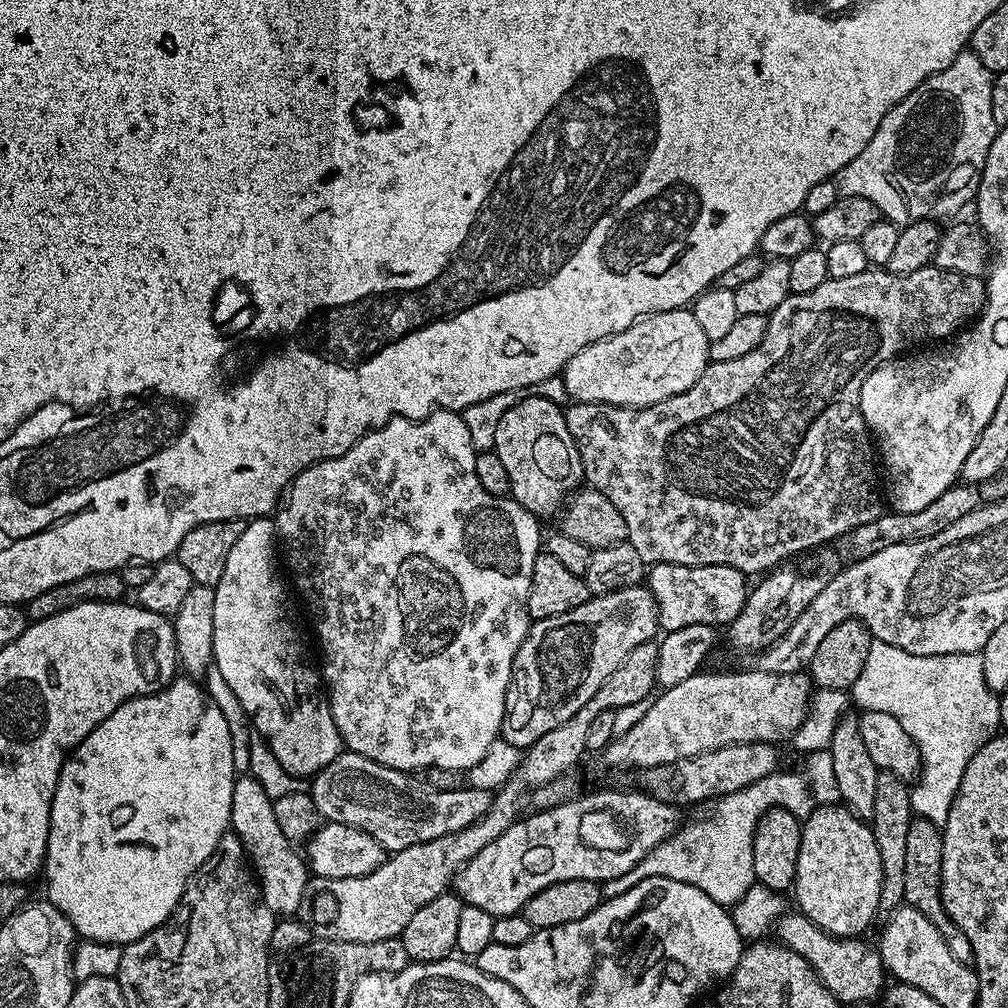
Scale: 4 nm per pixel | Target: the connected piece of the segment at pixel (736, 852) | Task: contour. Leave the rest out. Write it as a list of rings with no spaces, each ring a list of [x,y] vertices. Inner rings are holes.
[[[817,689],[813,693],[806,718],[792,737],[796,749],[802,752],[816,752],[801,762],[793,772],[777,770],[771,776],[762,778],[729,796],[721,796],[711,805],[712,816],[696,820],[693,824],[681,823],[669,840],[663,840],[626,877],[629,885],[636,885],[646,878],[661,876],[674,882],[686,882],[698,886],[714,902],[733,906],[743,898],[754,885],[754,830],[758,822],[771,808],[785,808],[801,818],[808,816],[827,804],[839,801],[838,781],[834,779],[834,758],[827,752],[834,732],[843,719],[849,695],[842,691]]]

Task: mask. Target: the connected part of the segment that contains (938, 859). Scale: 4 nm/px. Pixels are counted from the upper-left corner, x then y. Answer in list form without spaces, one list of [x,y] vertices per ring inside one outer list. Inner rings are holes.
[[[913,819],[912,825],[906,837],[906,890],[904,891],[904,904],[909,908],[918,910],[918,914],[923,914],[930,918],[930,923],[938,934],[942,934],[942,942],[958,958],[958,962],[966,965],[972,964],[974,950],[970,946],[970,938],[954,926],[954,922],[944,913],[942,898],[940,897],[940,887],[942,886],[942,842],[944,841],[943,831],[929,820]]]

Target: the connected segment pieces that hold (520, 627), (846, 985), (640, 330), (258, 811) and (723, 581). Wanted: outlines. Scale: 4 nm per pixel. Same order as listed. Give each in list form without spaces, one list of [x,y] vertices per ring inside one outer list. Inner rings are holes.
[[[437,410],[437,411],[435,411],[435,412],[431,412],[431,413],[430,413],[430,414],[429,414],[429,415],[428,415],[428,416],[426,416],[426,417],[424,417],[424,419],[423,419],[423,420],[408,420],[408,419],[406,419],[406,417],[404,417],[404,416],[393,416],[393,417],[392,417],[392,419],[391,419],[391,420],[389,420],[389,421],[388,421],[388,423],[386,423],[386,424],[383,424],[383,425],[382,425],[382,426],[381,426],[381,427],[380,427],[380,428],[375,428],[375,429],[374,429],[374,430],[373,430],[373,432],[368,432],[368,433],[367,433],[367,434],[365,434],[365,435],[364,435],[364,436],[363,436],[363,438],[361,438],[361,440],[359,440],[359,442],[358,442],[358,443],[356,443],[356,444],[355,444],[355,445],[354,445],[354,446],[350,446],[350,450],[346,450],[346,454],[342,454],[342,455],[341,455],[341,456],[339,456],[339,457],[338,457],[338,458],[330,458],[330,459],[329,459],[329,460],[319,460],[319,462],[317,462],[317,463],[316,463],[316,464],[312,464],[312,465],[311,465],[311,466],[310,466],[310,467],[309,467],[309,468],[307,468],[307,469],[306,469],[306,470],[302,470],[302,471],[301,471],[301,472],[299,472],[299,474],[297,474],[297,476],[296,476],[296,477],[295,477],[295,478],[294,478],[294,479],[292,479],[292,482],[291,482],[291,484],[289,484],[289,485],[288,485],[288,487],[287,487],[287,489],[286,489],[286,495],[285,495],[285,496],[284,496],[284,497],[283,497],[283,500],[282,500],[282,503],[281,503],[281,504],[280,504],[280,505],[279,505],[279,507],[277,507],[277,508],[276,508],[276,509],[275,509],[275,512],[274,512],[274,523],[275,523],[275,525],[276,525],[276,535],[277,535],[277,537],[278,537],[278,540],[279,540],[279,543],[280,543],[280,544],[281,544],[281,545],[282,545],[282,556],[283,556],[283,559],[284,559],[284,556],[285,556],[285,558],[286,558],[286,559],[288,559],[288,572],[289,572],[289,573],[288,573],[288,572],[287,572],[287,575],[288,575],[288,576],[289,576],[289,577],[290,577],[290,580],[291,580],[291,576],[290,576],[290,575],[292,575],[292,580],[293,580],[293,582],[294,582],[294,583],[296,583],[296,588],[297,588],[297,590],[298,590],[298,591],[300,591],[300,596],[301,596],[301,598],[302,598],[302,599],[304,599],[304,600],[305,600],[305,602],[306,602],[306,603],[308,603],[308,612],[309,612],[309,614],[310,614],[310,615],[312,615],[312,616],[313,616],[313,618],[314,618],[314,619],[316,619],[316,640],[317,640],[317,642],[318,642],[318,643],[320,643],[320,656],[321,656],[321,658],[322,658],[322,659],[324,659],[324,668],[323,668],[323,667],[322,667],[322,684],[323,684],[323,687],[324,687],[324,688],[325,688],[325,689],[326,689],[326,699],[327,699],[327,702],[328,702],[328,709],[330,709],[330,711],[332,711],[332,717],[333,717],[333,718],[334,718],[334,726],[335,726],[335,727],[336,727],[336,729],[337,729],[337,730],[338,730],[338,734],[339,734],[339,735],[340,735],[340,739],[341,739],[341,741],[342,741],[342,744],[343,744],[343,747],[344,747],[344,748],[345,748],[345,749],[347,749],[347,751],[349,751],[349,752],[357,752],[357,753],[358,753],[358,754],[362,754],[362,755],[363,755],[363,756],[365,756],[365,757],[366,757],[366,758],[370,758],[370,759],[371,759],[371,760],[373,760],[373,761],[374,761],[374,762],[378,762],[378,763],[379,763],[379,764],[381,764],[381,765],[382,765],[382,766],[386,766],[386,767],[387,767],[387,768],[393,768],[393,769],[394,769],[394,770],[398,770],[398,771],[399,771],[399,772],[403,772],[403,773],[405,773],[405,774],[413,774],[413,773],[412,773],[412,772],[416,772],[416,771],[418,771],[418,770],[419,770],[419,768],[421,768],[421,770],[427,770],[427,769],[430,769],[430,768],[441,768],[441,769],[442,769],[442,770],[454,770],[454,771],[455,771],[455,772],[462,772],[462,773],[467,773],[467,770],[468,770],[468,768],[469,768],[469,767],[470,767],[470,766],[478,766],[478,762],[482,762],[482,758],[486,758],[486,750],[490,750],[490,746],[491,746],[491,745],[492,745],[492,744],[493,744],[493,742],[495,742],[495,740],[496,740],[496,739],[498,739],[498,737],[499,737],[499,736],[500,736],[500,727],[501,727],[501,726],[502,726],[502,722],[503,722],[503,721],[504,721],[504,711],[505,711],[505,710],[506,710],[506,694],[507,694],[507,693],[508,693],[508,687],[509,687],[509,686],[510,686],[510,682],[511,682],[511,681],[512,681],[512,667],[513,667],[513,666],[514,666],[514,658],[515,658],[515,657],[516,657],[516,655],[517,655],[517,654],[518,654],[518,646],[522,646],[522,642],[523,642],[523,641],[524,641],[524,639],[525,639],[525,638],[526,638],[526,634],[527,634],[527,633],[528,633],[528,629],[529,629],[529,627],[530,627],[530,617],[529,617],[529,614],[528,614],[528,599],[529,599],[529,598],[530,598],[530,578],[531,578],[531,577],[532,577],[532,575],[533,575],[533,574],[534,574],[534,562],[535,562],[535,561],[536,561],[536,559],[538,559],[538,558],[539,558],[539,556],[540,556],[540,553],[541,553],[541,551],[542,551],[542,536],[541,536],[541,540],[540,540],[540,524],[541,524],[541,521],[540,521],[540,520],[539,520],[539,519],[537,519],[537,517],[535,517],[535,516],[533,516],[533,515],[532,515],[532,513],[531,513],[531,512],[527,512],[527,510],[526,510],[526,509],[525,509],[525,508],[524,508],[524,507],[523,507],[523,506],[521,506],[521,504],[519,504],[519,502],[518,502],[518,501],[516,501],[516,500],[513,500],[513,499],[511,499],[511,498],[509,498],[509,497],[508,497],[508,496],[495,496],[495,495],[494,495],[494,494],[490,494],[490,493],[489,493],[489,492],[487,492],[487,491],[486,491],[486,490],[482,490],[482,482],[478,482],[478,474],[474,474],[474,462],[475,462],[475,461],[476,461],[476,453],[477,453],[477,451],[476,451],[476,449],[475,449],[475,448],[473,448],[473,447],[472,447],[472,443],[471,443],[471,442],[470,442],[470,433],[469,433],[469,432],[468,432],[468,431],[466,431],[466,422],[465,422],[465,421],[464,421],[464,418],[463,418],[463,415],[461,415],[461,413],[460,413],[460,412],[459,412],[459,411],[456,411],[456,410]],[[446,460],[448,460],[448,462],[450,462],[450,464],[452,464],[452,468],[446,468],[446,466],[444,466],[444,464],[446,464]],[[422,474],[424,474],[424,476],[426,476],[426,478],[424,478],[424,480],[430,480],[430,474],[442,474],[442,478],[444,478],[444,480],[448,480],[448,474],[450,474],[450,476],[454,476],[454,474],[456,474],[456,476],[462,476],[462,478],[460,478],[460,480],[462,480],[462,482],[466,482],[466,484],[460,484],[460,480],[458,480],[458,482],[444,482],[444,484],[446,484],[446,486],[444,486],[444,488],[454,488],[454,486],[468,486],[468,484],[470,484],[470,482],[472,482],[472,494],[460,494],[460,496],[466,496],[466,500],[464,500],[464,498],[462,498],[462,500],[460,500],[460,498],[456,498],[456,496],[458,496],[458,494],[436,494],[436,490],[434,490],[434,488],[436,488],[436,484],[420,484],[420,482],[422,482],[422,478],[420,478],[420,476],[422,476]],[[400,482],[412,482],[412,486],[414,486],[414,482],[418,482],[418,486],[426,486],[426,488],[430,488],[430,496],[436,496],[436,502],[434,502],[434,506],[432,506],[432,502],[430,502],[430,504],[428,504],[428,502],[416,502],[416,508],[418,508],[418,510],[416,510],[416,508],[412,508],[412,510],[414,510],[414,512],[412,512],[412,514],[408,514],[408,520],[406,520],[406,522],[404,522],[404,514],[402,514],[402,508],[400,508]]]
[[[785,914],[780,917],[775,925],[774,932],[780,936],[779,943],[784,944],[794,954],[798,954],[806,960],[808,965],[818,974],[818,978],[840,999],[841,1005],[864,1004],[885,991],[886,969],[879,951],[874,950],[860,938],[841,938],[831,936],[826,930],[822,930],[812,920],[803,914]]]
[[[687,307],[655,312],[653,316],[644,316],[635,320],[630,327],[613,336],[602,338],[598,342],[590,342],[570,362],[566,362],[563,370],[564,385],[569,397],[578,404],[613,404],[619,408],[648,408],[652,404],[662,402],[674,394],[682,394],[698,382],[698,378],[708,367],[709,341],[702,334],[702,326],[698,326],[698,318]]]
[[[250,774],[237,775],[232,795],[231,831],[244,844],[244,851],[254,869],[260,886],[260,896],[268,909],[277,917],[288,918],[299,913],[302,894],[310,879],[305,857],[295,852],[293,841],[282,834],[278,818],[274,818],[273,800],[262,790],[260,783]]]
[[[653,564],[646,572],[646,586],[656,603],[656,622],[664,632],[682,630],[682,626],[695,624],[731,624],[734,618],[738,618],[750,591],[750,584],[744,580],[747,580],[745,573],[725,564]]]

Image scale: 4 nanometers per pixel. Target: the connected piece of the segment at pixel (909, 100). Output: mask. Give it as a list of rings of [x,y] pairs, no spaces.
[[[965,50],[956,55],[946,70],[927,76],[905,100],[886,113],[866,150],[862,150],[854,162],[842,166],[835,177],[841,196],[857,196],[874,202],[874,206],[897,226],[914,220],[952,216],[963,204],[971,205],[980,185],[986,154],[998,131],[994,114],[990,114],[993,75],[971,50]]]

